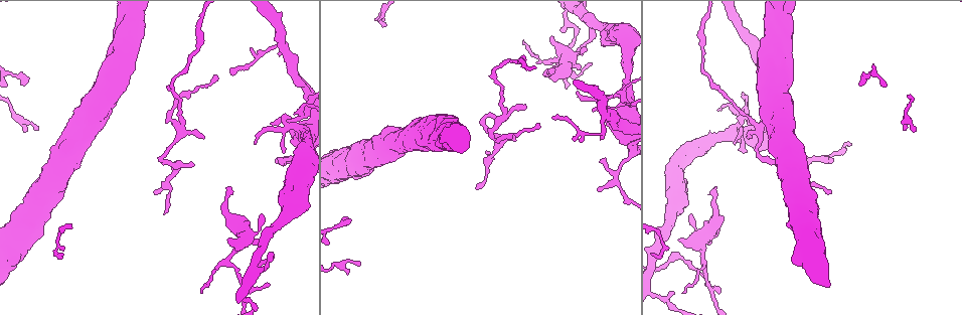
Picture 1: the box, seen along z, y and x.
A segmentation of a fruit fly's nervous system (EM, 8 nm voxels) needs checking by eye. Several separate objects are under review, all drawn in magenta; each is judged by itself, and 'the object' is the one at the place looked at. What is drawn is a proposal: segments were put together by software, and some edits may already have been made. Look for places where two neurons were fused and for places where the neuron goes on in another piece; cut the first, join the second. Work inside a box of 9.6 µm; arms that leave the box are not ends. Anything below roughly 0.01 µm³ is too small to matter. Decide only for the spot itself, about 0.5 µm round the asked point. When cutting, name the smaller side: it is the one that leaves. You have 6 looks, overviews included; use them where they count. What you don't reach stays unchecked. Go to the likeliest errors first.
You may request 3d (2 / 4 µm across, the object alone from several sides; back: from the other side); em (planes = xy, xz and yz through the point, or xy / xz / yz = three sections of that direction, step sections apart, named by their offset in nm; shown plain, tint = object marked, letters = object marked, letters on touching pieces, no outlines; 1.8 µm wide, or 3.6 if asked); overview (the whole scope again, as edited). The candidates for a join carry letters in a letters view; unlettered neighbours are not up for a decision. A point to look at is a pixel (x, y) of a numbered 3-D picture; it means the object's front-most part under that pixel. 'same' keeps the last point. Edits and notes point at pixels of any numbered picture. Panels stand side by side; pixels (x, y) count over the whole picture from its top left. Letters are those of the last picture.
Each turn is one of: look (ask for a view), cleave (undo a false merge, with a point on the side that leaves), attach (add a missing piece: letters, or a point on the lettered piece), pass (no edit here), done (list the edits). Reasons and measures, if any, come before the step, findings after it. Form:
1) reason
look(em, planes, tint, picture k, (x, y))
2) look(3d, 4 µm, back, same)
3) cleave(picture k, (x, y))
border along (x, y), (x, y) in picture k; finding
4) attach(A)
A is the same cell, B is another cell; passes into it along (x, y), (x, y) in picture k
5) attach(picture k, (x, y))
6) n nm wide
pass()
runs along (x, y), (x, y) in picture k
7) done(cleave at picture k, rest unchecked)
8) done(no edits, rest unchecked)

arms run side by side
look(em, xy, step 8, tint, picture 1, (744, 117))

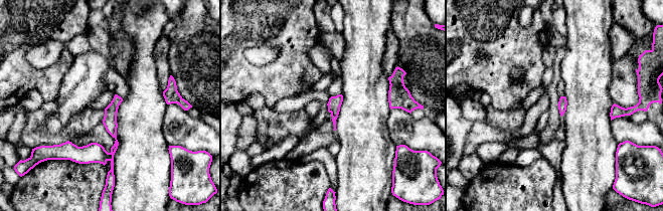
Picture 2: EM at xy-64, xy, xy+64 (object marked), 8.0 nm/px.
cut it another way
look(em, planes, letters, same)

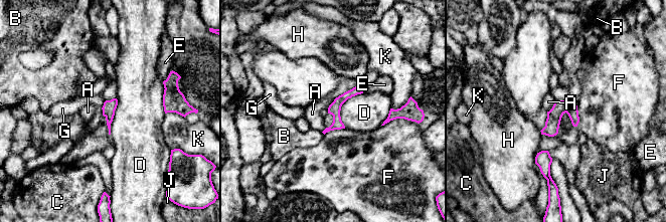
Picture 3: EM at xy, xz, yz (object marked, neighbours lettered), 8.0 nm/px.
attach(K)
K is the same cell, A, B, C, D, E, F, G, H and J are other cells; the neuron continues

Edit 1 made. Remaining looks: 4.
thick turns thin
look(em, 3.6 µm, planes, plain, picture 1, (287, 213))

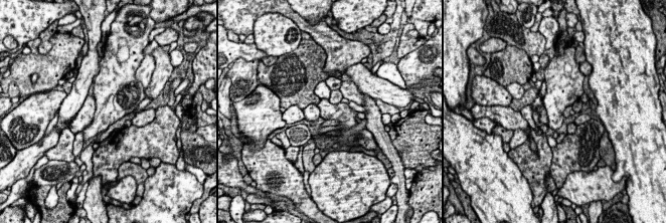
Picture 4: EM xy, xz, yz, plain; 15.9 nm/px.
look(em, 3.6 µm, planes, letters, same)

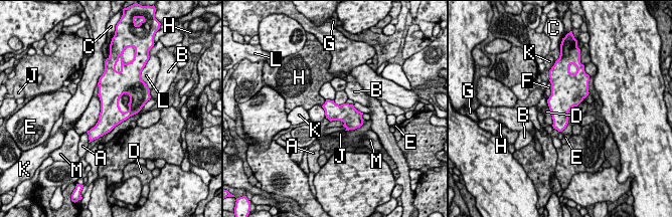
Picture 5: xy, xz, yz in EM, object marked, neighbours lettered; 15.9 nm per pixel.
280 nm wide
pass()
A, B, C, D, E, F, G, H, J, K, L and M are other cells; border along (547, 102), (552, 118), (552, 126) in picture 5; continuous, no second neuron

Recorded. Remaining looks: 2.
done(attach at picture 3, rest unchecked)

